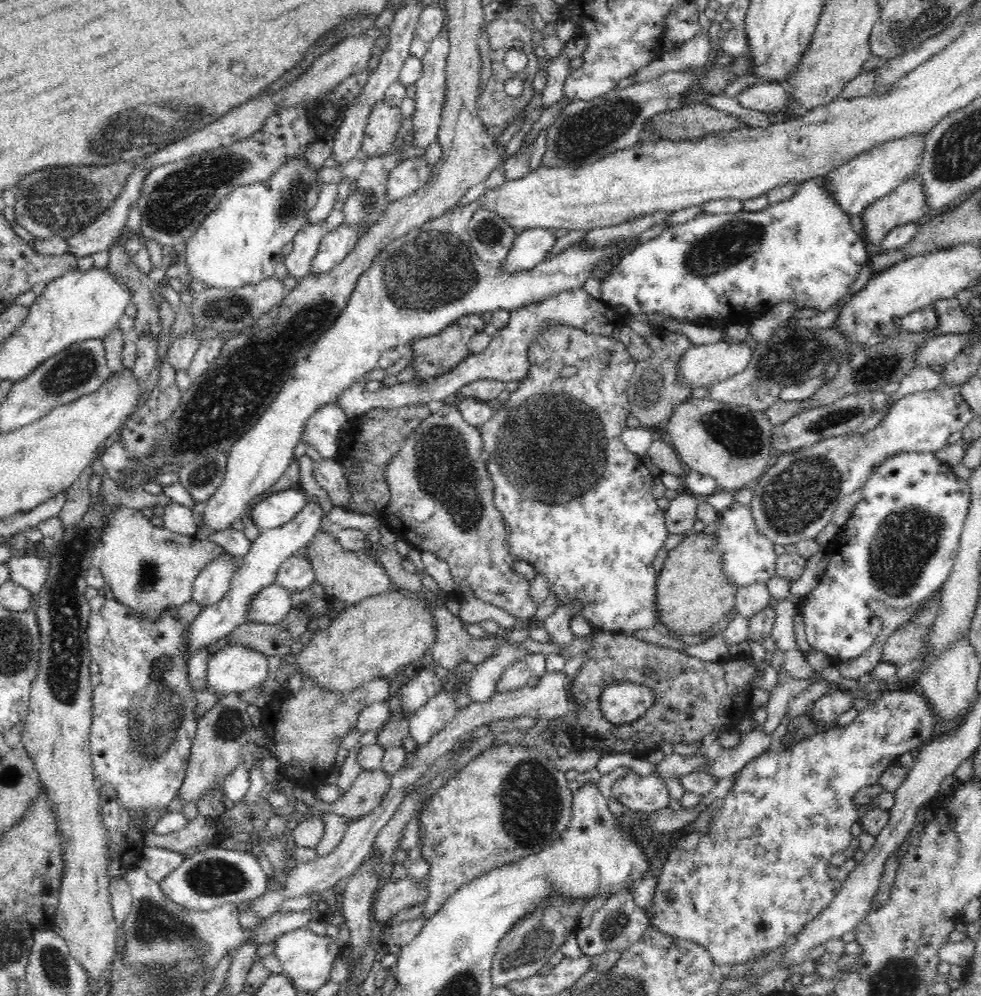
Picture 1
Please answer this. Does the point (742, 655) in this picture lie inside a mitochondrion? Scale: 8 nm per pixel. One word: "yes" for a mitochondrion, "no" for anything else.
no

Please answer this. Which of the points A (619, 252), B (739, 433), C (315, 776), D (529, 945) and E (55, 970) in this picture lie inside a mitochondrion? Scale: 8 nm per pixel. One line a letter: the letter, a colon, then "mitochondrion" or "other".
A: other
B: mitochondrion
C: other
D: mitochondrion
E: mitochondrion

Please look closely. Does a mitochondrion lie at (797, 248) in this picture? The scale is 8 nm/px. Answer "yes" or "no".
no

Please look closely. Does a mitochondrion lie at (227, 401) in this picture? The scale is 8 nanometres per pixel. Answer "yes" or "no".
yes

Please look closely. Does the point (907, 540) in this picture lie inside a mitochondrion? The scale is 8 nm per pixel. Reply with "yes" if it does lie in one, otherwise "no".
yes

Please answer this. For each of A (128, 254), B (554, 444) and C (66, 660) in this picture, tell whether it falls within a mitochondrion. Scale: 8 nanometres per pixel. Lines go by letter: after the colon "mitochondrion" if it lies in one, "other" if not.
A: other
B: mitochondrion
C: mitochondrion

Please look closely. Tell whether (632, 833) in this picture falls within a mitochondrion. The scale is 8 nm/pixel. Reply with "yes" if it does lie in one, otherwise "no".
no

